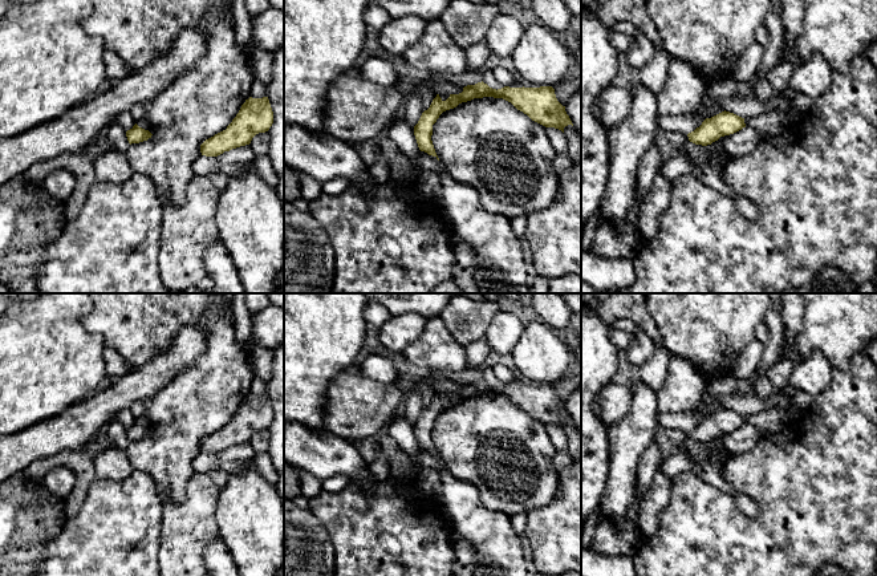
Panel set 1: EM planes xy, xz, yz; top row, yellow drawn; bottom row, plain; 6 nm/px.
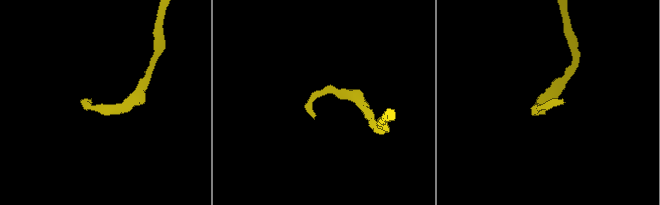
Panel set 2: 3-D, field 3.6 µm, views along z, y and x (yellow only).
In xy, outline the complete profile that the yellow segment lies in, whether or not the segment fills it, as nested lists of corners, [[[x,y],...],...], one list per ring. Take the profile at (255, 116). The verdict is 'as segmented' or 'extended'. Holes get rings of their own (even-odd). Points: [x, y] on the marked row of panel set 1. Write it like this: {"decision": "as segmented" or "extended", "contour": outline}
{"decision": "as segmented", "contour": [[[249,97],[226,130],[206,139],[200,153],[206,157],[218,157],[224,151],[249,145],[259,133],[265,133],[273,123],[273,111],[268,97]]]}

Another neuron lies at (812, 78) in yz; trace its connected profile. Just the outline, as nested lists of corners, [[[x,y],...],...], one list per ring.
[[[816,53],[796,68],[789,81],[789,89],[797,94],[817,98],[827,92],[832,72],[827,60],[820,53]]]

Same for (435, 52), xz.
[[[439,20],[427,21],[421,40],[403,53],[409,64],[434,74],[462,74],[467,70],[466,52]]]

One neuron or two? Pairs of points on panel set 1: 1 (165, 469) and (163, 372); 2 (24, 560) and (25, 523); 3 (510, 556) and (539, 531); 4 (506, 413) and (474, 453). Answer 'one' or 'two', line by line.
1: two
2: one
3: two
4: one

